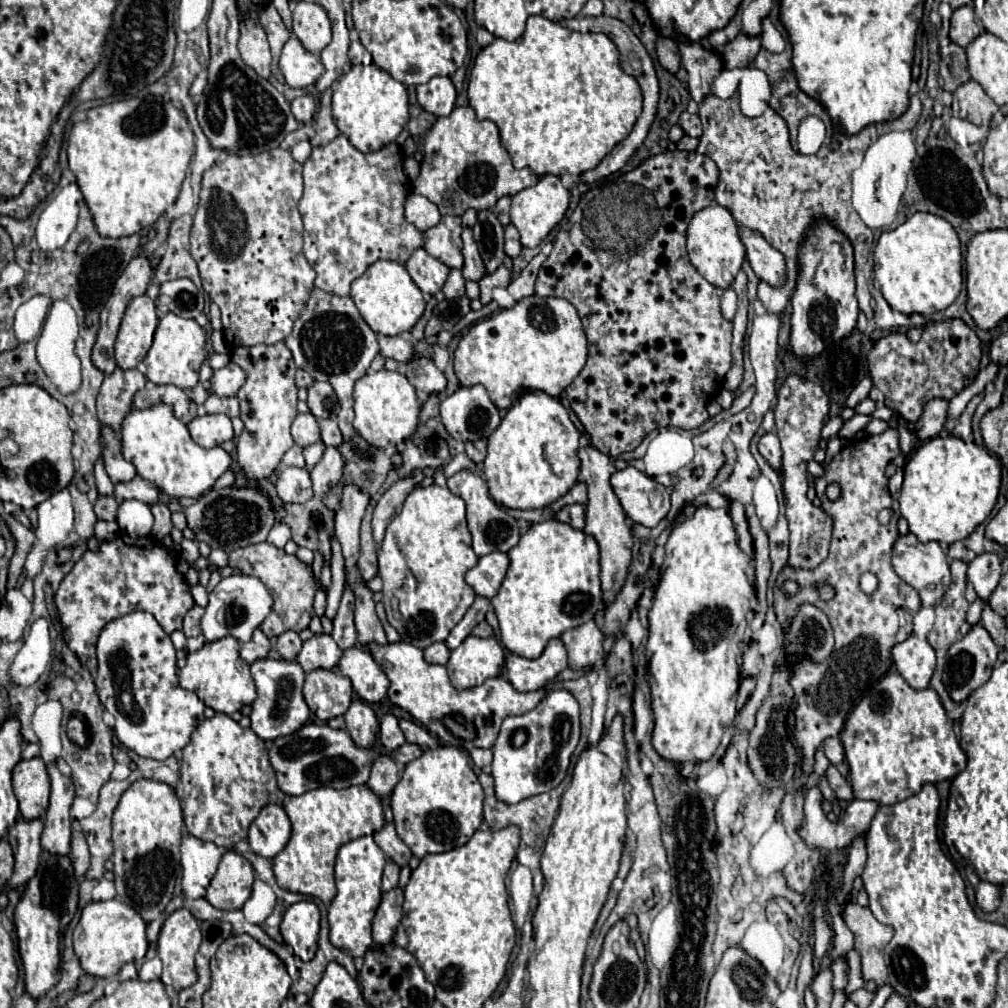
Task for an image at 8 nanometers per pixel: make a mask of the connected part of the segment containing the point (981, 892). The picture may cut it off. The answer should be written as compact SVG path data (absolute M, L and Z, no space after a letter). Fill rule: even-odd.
M982 881L978 885L978 891L976 891L976 903L984 913L994 911L1000 905L1000 889L996 885L992 885L992 883Z

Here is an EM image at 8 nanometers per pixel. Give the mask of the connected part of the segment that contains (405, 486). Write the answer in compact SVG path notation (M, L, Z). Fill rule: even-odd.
M414 471L412 477L396 481L396 483L380 497L380 501L376 503L374 515L372 515L372 535L374 535L376 547L380 547L380 543L382 543L382 539L384 539L386 525L400 513L406 495L410 493L410 489L414 489L416 483L422 481L422 477L424 477L422 471Z

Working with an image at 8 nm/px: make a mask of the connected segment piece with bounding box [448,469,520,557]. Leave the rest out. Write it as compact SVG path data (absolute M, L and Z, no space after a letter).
M464 469L464 471L460 471L460 473L456 473L454 477L448 479L448 489L450 489L454 495L458 495L458 497L462 497L462 499L466 501L468 529L470 529L470 533L472 533L472 549L474 549L474 553L476 553L478 557L488 555L488 553L492 553L492 551L502 551L502 553L506 553L506 551L510 551L510 549L518 543L520 533L518 533L516 519L510 517L508 513L504 513L504 511L492 501L490 493L488 493L488 487L486 487L486 483L482 481L480 475Z

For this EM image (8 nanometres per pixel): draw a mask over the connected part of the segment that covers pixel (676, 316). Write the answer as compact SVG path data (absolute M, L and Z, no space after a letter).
M666 151L660 155L652 155L652 157L642 161L636 169L620 175L614 181L594 185L582 197L582 203L578 203L574 213L560 227L556 241L554 241L554 249L548 255L548 259L544 261L544 265L538 273L538 279L536 279L536 295L540 295L540 297L562 297L578 309L578 315L582 319L582 325L584 325L584 331L588 337L588 361L586 361L586 367L582 369L582 373L566 387L566 395L570 399L572 411L576 413L576 417L584 425L586 433L590 435L590 443L598 451L602 451L610 457L618 457L620 453L634 451L642 443L642 439L654 429L660 429L660 427L696 429L696 427L704 425L710 419L706 405L708 405L708 401L712 401L722 391L724 377L726 377L728 369L732 367L732 353L730 353L732 323L728 319L722 319L720 297L716 293L716 287L710 285L694 269L694 265L690 265L688 253L686 253L686 227L688 227L694 211L708 207L710 201L714 199L714 187L718 183L718 167L714 165L714 161L710 157L700 155L700 153L688 153L688 151Z

